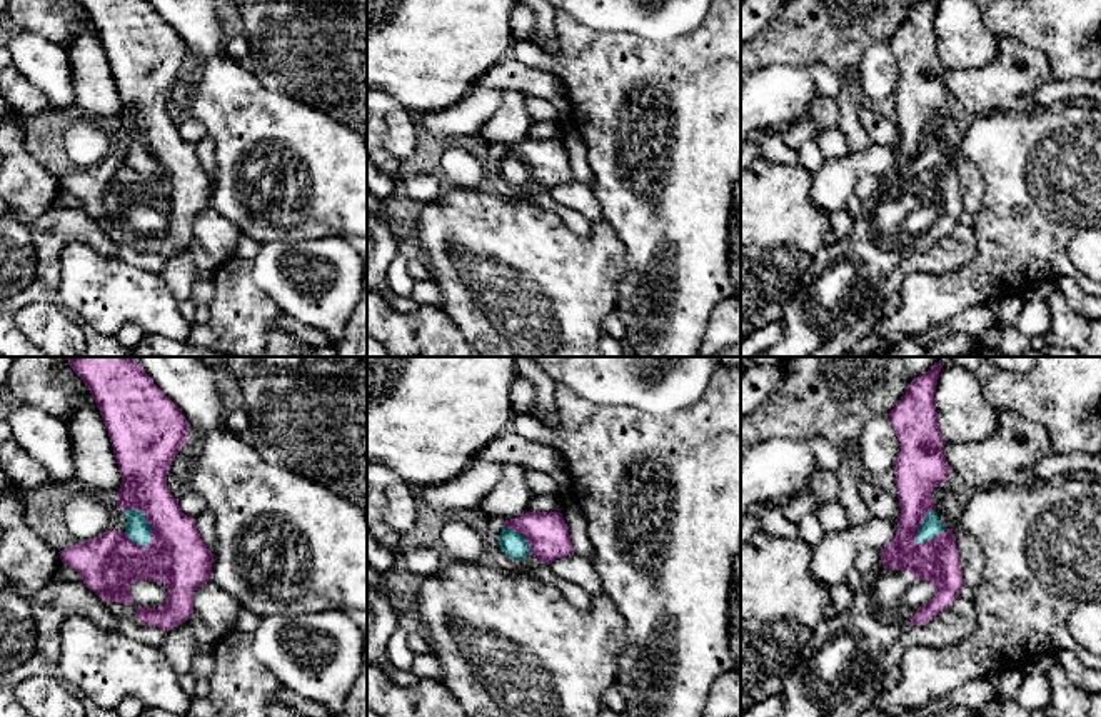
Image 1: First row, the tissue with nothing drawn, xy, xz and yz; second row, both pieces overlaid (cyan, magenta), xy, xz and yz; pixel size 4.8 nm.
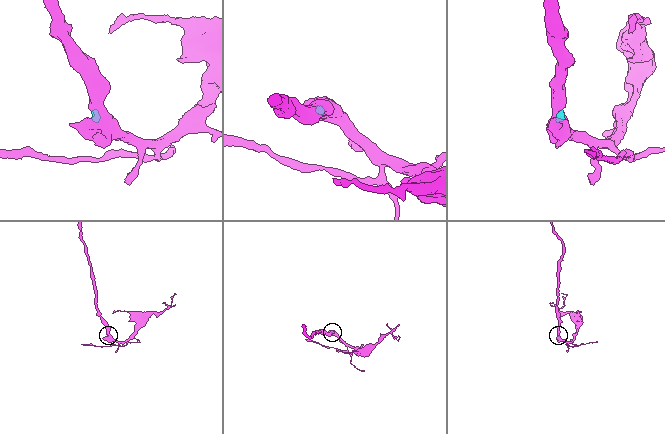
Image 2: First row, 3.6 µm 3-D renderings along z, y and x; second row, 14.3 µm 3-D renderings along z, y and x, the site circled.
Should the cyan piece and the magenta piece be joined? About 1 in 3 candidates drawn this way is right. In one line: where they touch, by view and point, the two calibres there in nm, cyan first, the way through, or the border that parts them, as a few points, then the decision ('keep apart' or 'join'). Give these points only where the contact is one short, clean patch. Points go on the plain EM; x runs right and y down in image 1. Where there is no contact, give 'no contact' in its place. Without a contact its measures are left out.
contact xy (145, 149); calibres 120 and 300 nm; way xy (137, 155), (145, 149), (177, 184); join

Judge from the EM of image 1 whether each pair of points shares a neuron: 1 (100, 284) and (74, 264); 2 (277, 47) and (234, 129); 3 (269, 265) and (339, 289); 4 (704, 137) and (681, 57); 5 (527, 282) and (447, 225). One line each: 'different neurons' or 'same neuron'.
1: same neuron
2: different neurons
3: same neuron
4: same neuron
5: same neuron

